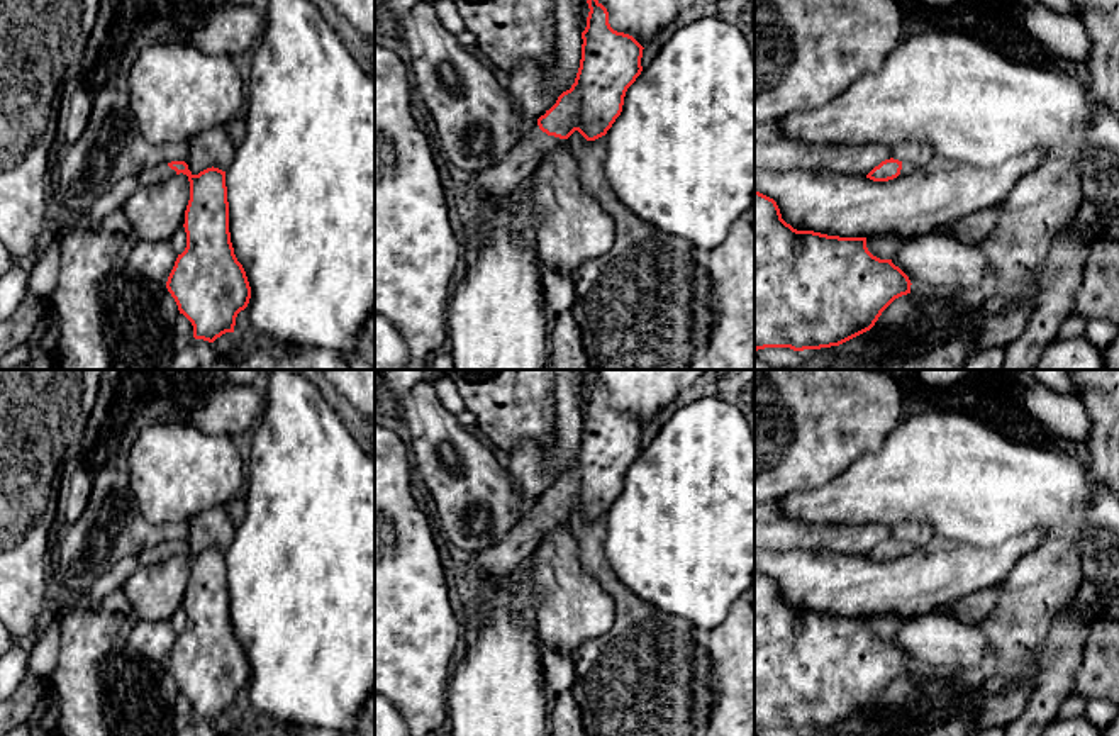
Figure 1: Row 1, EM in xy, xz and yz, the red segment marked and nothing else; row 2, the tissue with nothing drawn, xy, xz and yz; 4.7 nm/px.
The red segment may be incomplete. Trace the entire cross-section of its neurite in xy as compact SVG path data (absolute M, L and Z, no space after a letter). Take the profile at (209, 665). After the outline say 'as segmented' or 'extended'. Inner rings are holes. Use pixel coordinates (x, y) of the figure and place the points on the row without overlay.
M185 541L158 543L137 555L139 566L186 555L190 580L185 590L186 627L178 634L166 668L180 694L193 705L193 717L214 722L234 712L236 697L251 678L242 644L229 612L225 551L207 548L198 555Z; extended

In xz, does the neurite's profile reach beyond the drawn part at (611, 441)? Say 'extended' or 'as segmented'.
extended

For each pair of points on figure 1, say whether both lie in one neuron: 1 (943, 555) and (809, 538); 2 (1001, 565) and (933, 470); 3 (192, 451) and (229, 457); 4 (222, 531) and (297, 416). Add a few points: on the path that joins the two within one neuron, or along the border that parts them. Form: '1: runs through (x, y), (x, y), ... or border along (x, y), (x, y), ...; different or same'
1: border along (826, 548), (836, 553), (858, 553), (865, 557); different
2: border along (1024, 531), (985, 546), (948, 540); different
3: runs through (200, 457), (221, 457); same
4: border along (236, 529), (236, 535), (224, 550); different

